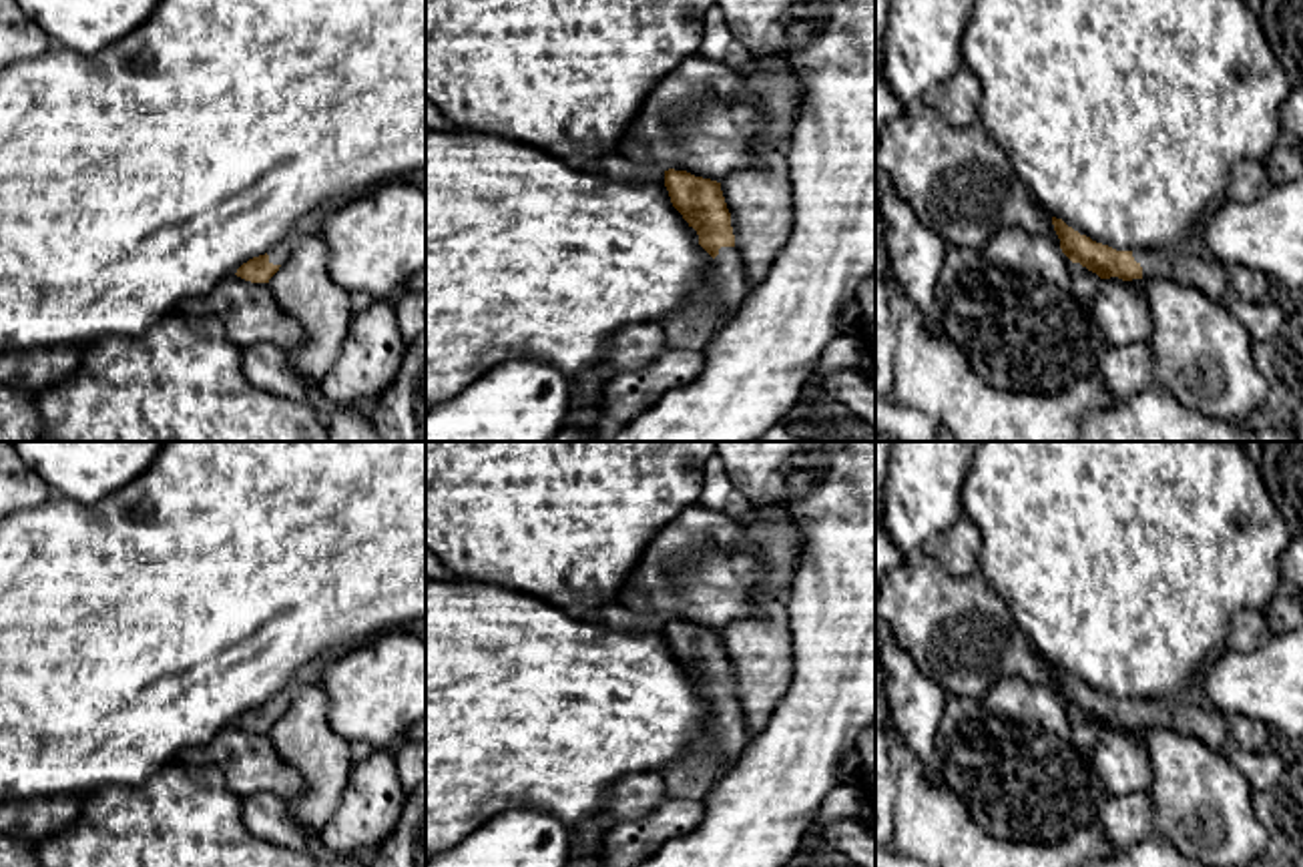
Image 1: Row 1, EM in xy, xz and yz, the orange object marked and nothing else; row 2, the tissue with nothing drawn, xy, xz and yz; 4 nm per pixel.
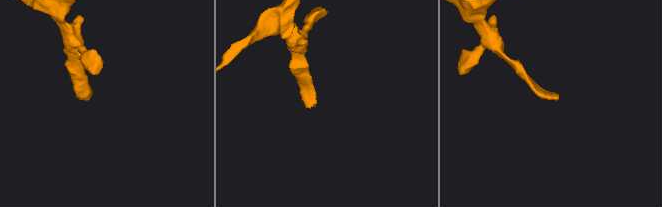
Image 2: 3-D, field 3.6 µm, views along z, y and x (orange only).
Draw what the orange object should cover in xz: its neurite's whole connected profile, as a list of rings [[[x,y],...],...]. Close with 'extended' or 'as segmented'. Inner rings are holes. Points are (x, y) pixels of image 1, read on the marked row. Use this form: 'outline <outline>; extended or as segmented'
outline [[[665,171],[673,207],[699,235],[699,245],[713,257],[707,273],[705,307],[721,309],[725,321],[739,311],[749,283],[735,249],[731,213],[721,183],[687,171]]]; extended

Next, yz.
outline [[[1052,217],[1052,225],[1060,239],[1062,253],[1100,279],[1170,279],[1193,285],[1213,301],[1221,301],[1231,291],[1229,271],[1219,261],[1193,257],[1183,249],[1140,253],[1116,251],[1080,235],[1062,219]]]; extended

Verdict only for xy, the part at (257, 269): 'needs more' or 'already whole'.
needs more

